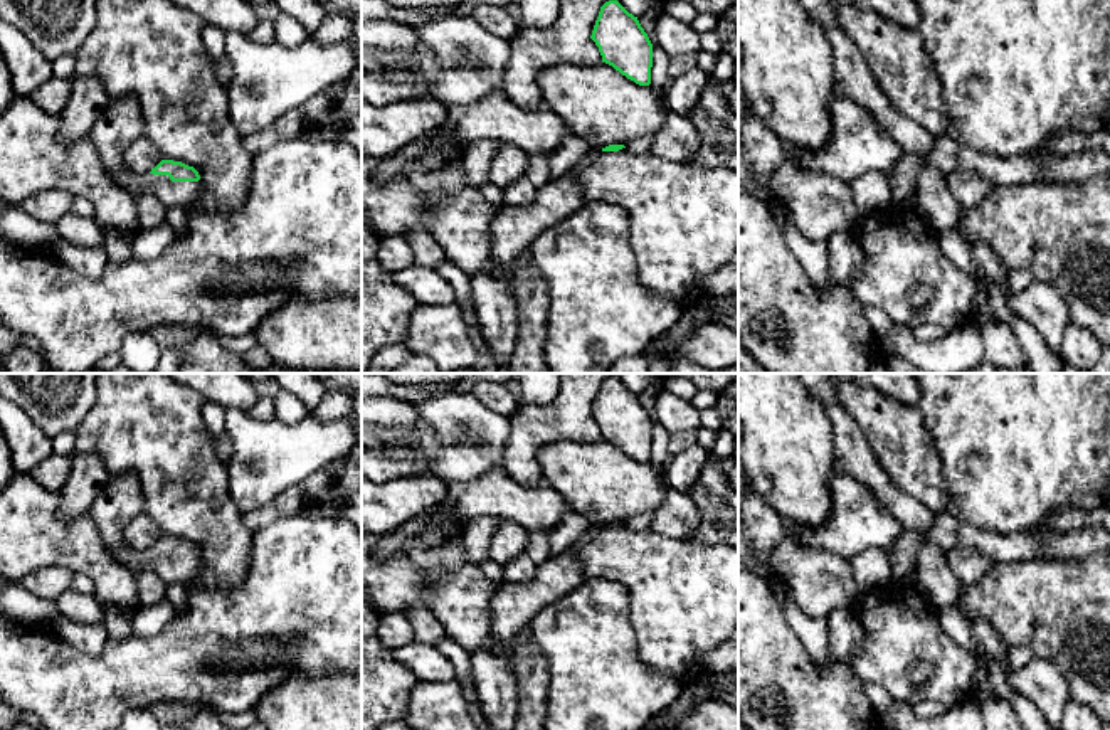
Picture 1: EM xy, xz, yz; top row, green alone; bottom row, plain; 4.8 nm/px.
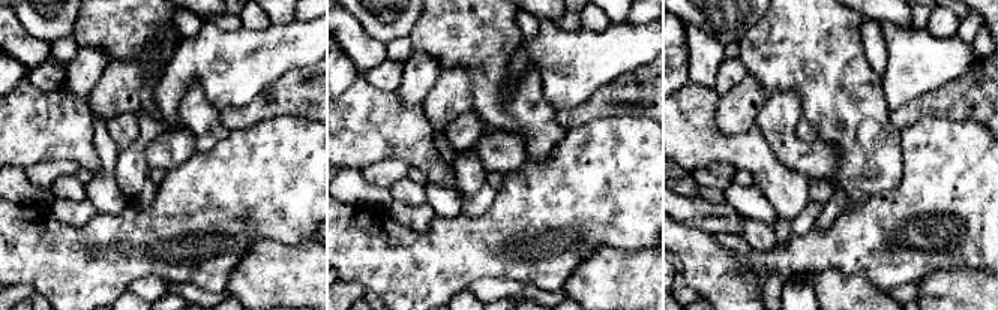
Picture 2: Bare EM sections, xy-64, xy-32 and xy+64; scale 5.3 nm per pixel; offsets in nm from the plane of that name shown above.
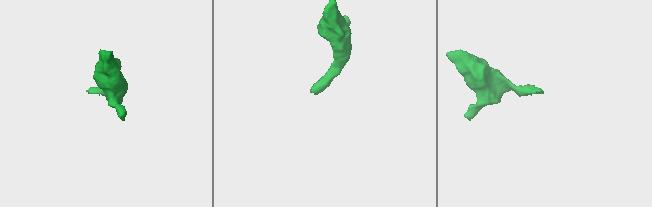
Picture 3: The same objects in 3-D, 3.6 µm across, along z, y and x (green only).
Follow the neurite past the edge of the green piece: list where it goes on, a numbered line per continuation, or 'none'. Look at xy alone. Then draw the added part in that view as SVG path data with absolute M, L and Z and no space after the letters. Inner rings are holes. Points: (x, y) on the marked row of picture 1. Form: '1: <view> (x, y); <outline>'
1: xy (121, 123); M130 94L116 101L109 101L96 124L91 130L91 140L101 156L101 161L111 180L131 195L153 195L166 209L178 207L183 212L190 209L200 195L198 182L172 182L168 175L131 173L123 161L124 151L145 133L145 118L136 96Z

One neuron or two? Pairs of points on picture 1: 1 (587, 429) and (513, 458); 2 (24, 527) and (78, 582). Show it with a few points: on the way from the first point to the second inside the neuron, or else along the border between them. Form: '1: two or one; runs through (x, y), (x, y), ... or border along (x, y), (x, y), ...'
1: one; runs through (569, 429), (542, 429), (532, 439)
2: two; border along (74, 572), (81, 572), (91, 581), (93, 592)

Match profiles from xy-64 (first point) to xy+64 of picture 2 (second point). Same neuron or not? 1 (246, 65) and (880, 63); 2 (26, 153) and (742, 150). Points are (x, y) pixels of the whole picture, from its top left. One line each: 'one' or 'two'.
1: two
2: one

